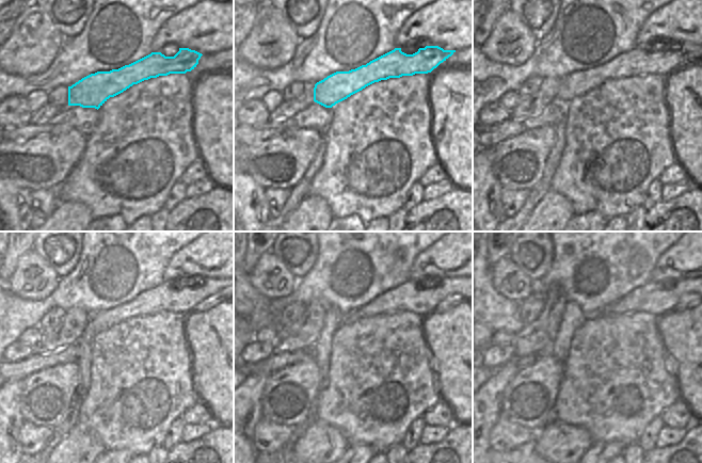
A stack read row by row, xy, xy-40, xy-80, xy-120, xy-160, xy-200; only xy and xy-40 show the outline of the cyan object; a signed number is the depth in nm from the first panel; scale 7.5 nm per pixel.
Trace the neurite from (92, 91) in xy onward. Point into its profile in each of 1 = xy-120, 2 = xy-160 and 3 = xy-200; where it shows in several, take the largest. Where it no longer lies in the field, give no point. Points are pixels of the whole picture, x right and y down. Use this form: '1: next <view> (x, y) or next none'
1: next xy-120 (172, 297)
2: next xy-160 (411, 297)
3: next xy-200 (650, 298)

